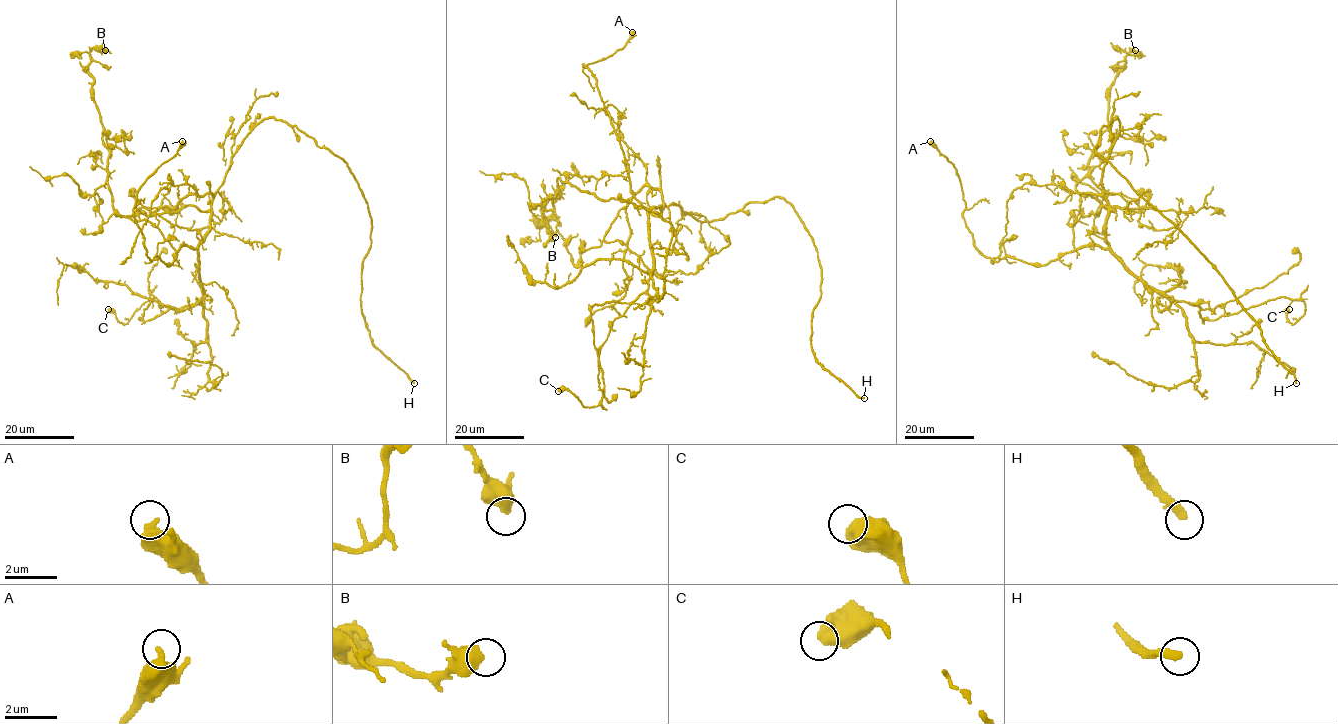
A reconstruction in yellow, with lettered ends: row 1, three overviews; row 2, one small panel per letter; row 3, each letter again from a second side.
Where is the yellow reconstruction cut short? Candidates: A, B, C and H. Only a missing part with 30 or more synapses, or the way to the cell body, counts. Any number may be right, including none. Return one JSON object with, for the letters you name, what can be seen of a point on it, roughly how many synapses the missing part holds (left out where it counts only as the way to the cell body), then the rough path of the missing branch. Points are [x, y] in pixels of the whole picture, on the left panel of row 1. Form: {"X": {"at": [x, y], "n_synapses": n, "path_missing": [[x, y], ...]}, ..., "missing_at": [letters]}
{"H": {"at": [414, 383]}, "missing_at": ["H"]}

